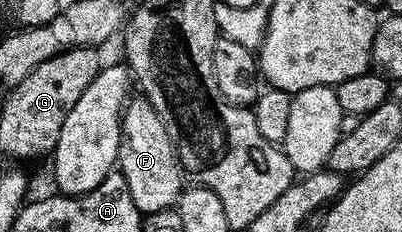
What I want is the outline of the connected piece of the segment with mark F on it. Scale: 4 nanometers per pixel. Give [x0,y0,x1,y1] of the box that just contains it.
[117,97,183,216]

